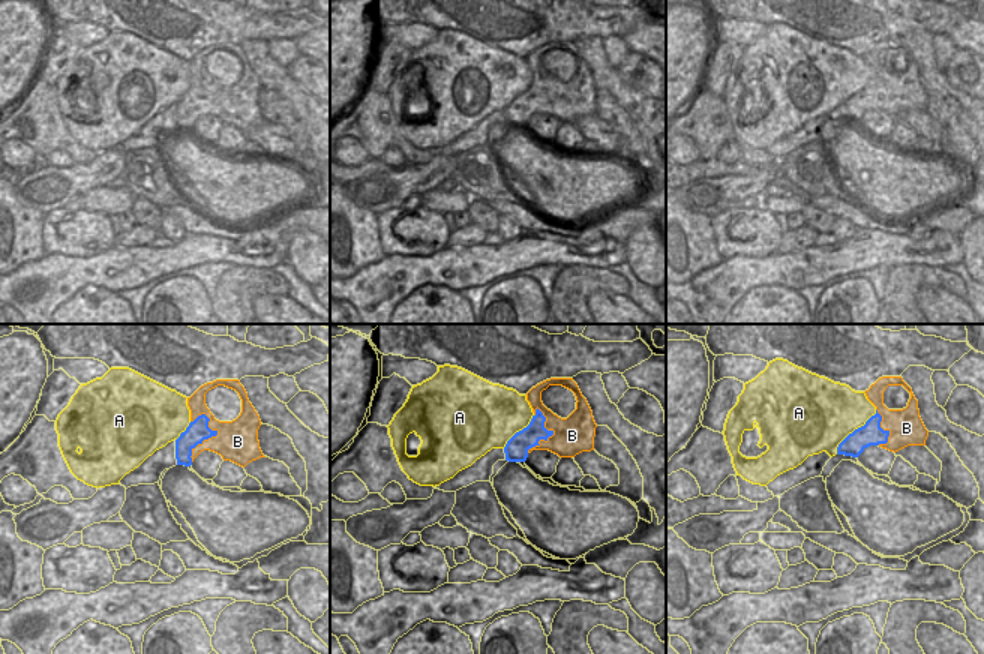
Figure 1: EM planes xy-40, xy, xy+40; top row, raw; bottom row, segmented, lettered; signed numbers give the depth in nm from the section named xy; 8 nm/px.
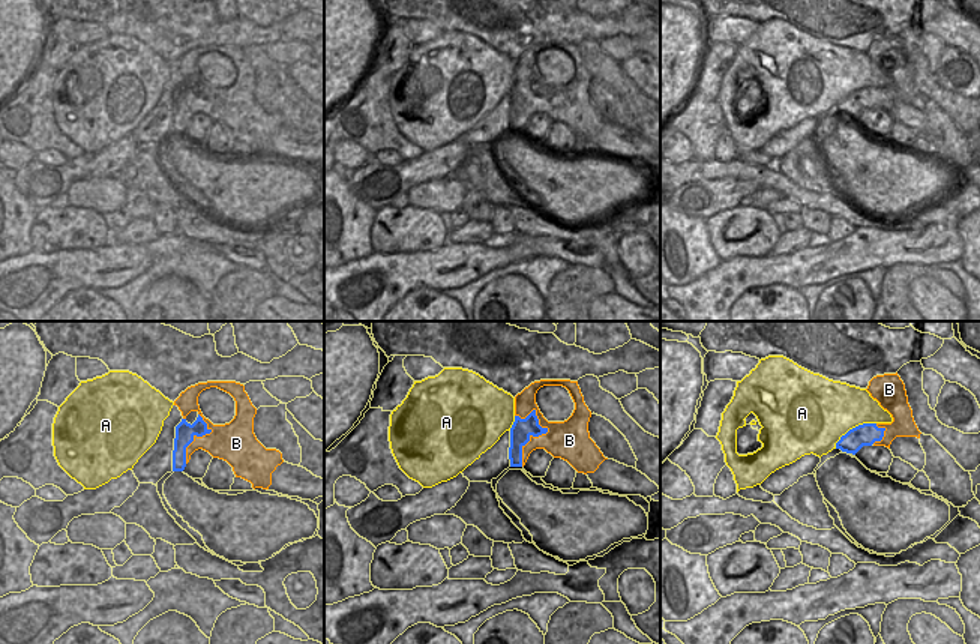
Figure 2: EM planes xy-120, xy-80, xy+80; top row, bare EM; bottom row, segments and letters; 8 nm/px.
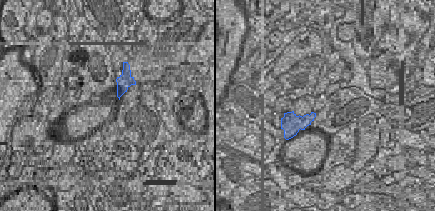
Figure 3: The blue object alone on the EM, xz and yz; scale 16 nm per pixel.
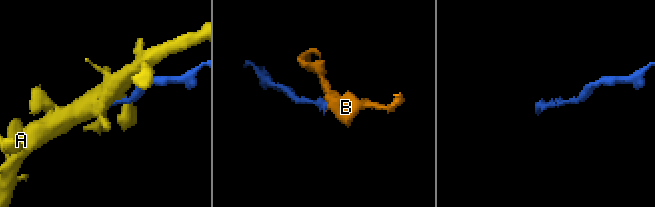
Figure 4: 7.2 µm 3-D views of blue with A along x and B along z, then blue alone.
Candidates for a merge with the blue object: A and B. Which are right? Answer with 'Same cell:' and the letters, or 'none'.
Same cell: none

